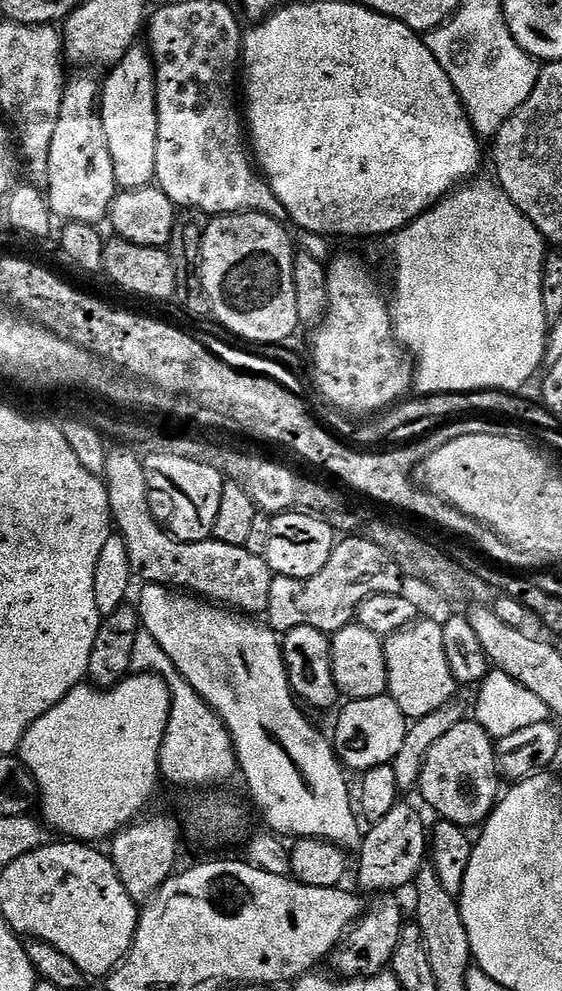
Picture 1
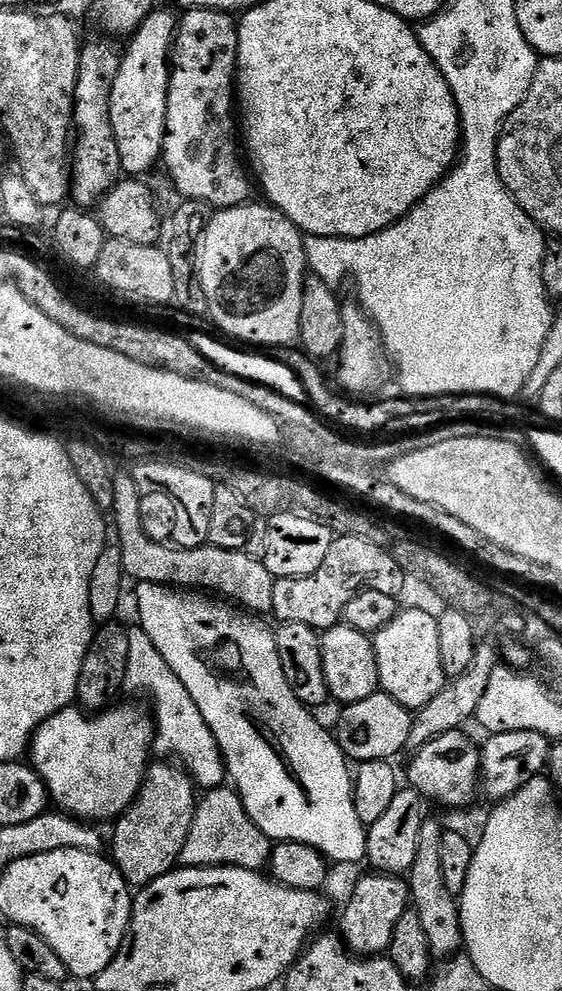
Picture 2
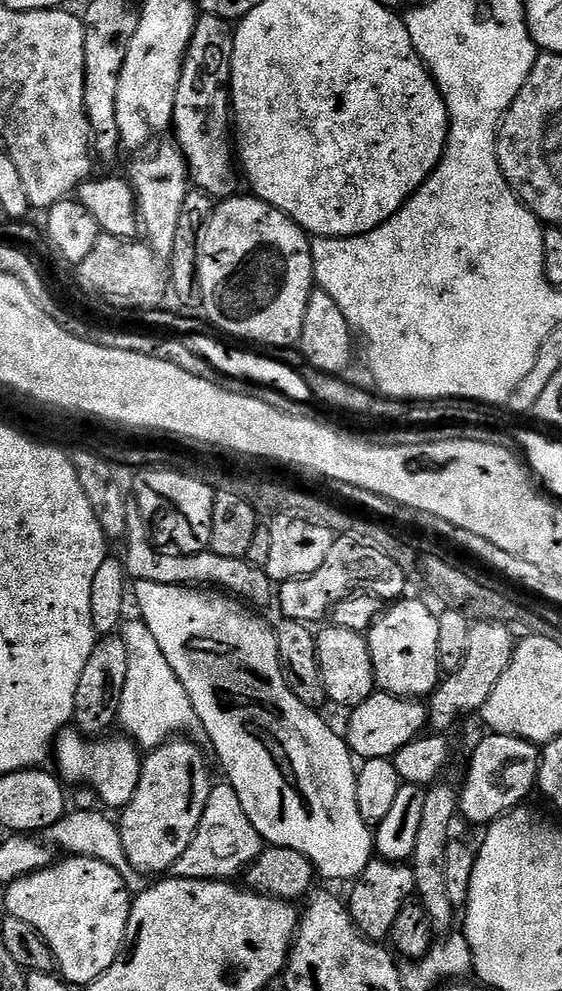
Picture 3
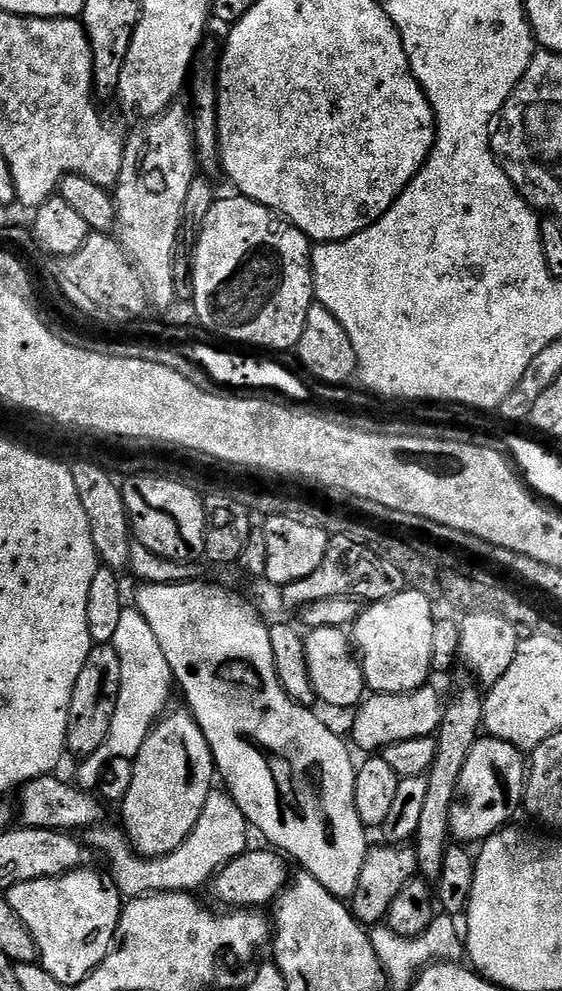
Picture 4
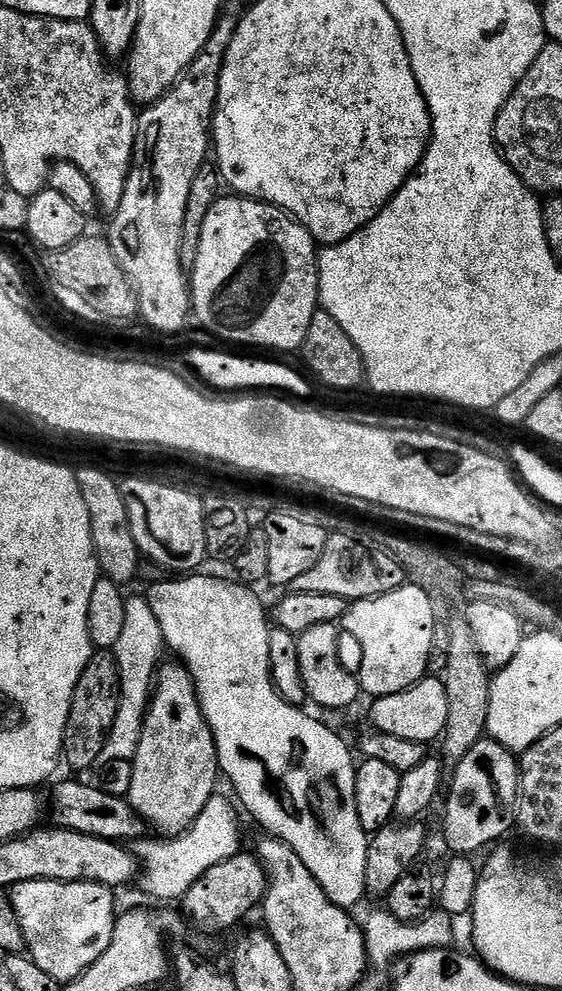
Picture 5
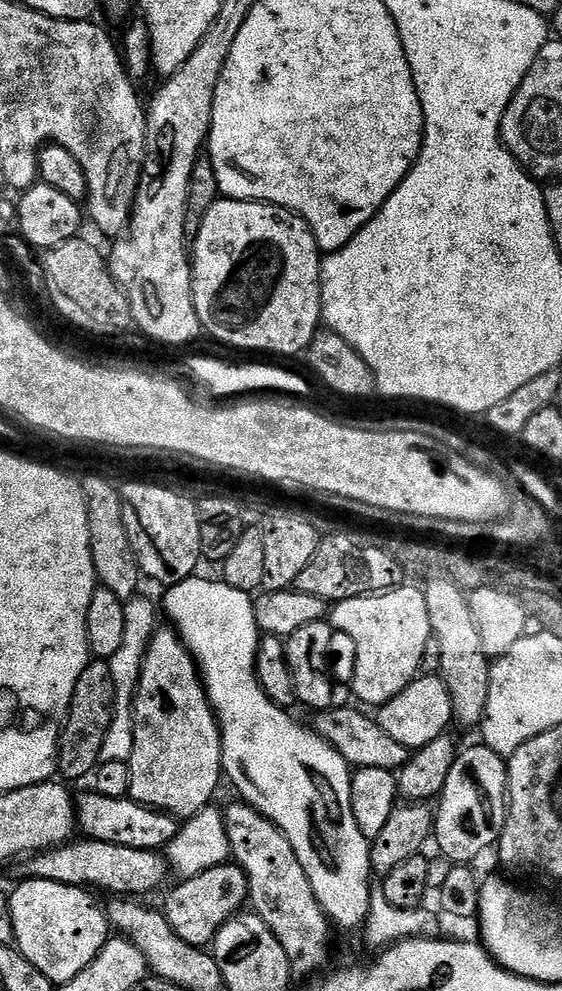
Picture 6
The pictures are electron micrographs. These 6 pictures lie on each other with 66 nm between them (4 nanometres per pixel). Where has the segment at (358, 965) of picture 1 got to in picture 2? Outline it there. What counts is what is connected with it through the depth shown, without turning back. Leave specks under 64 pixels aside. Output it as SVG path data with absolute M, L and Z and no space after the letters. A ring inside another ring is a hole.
M373 871L372 876L364 876L352 888L352 897L340 916L339 935L349 952L361 958L376 958L387 953L392 947L394 926L398 926L398 918L409 911L410 897L407 879L399 876L386 876L382 872Z

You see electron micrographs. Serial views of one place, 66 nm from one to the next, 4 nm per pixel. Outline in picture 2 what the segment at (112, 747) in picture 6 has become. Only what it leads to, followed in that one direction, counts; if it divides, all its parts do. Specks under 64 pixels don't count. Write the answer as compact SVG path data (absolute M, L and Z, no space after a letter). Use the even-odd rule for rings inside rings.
M129 627L128 637L130 638L130 658L126 658L124 686L129 693L145 692L152 699L155 755L160 755L157 756L160 758L175 758L201 789L225 787L224 756L220 752L210 726L206 726L206 718L202 718L202 710L194 706L194 698L190 698L190 690L182 686L178 674L170 670L166 658L158 654L154 642L150 642L143 628Z

